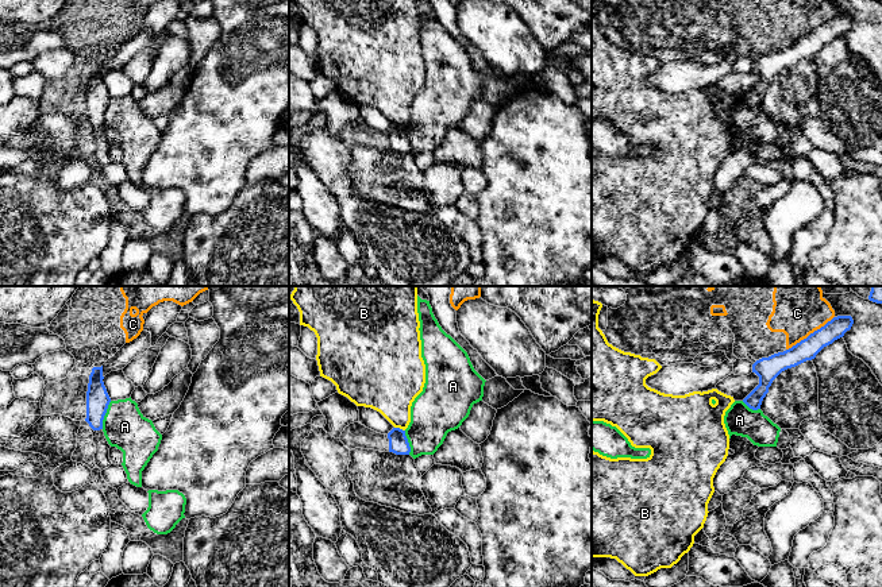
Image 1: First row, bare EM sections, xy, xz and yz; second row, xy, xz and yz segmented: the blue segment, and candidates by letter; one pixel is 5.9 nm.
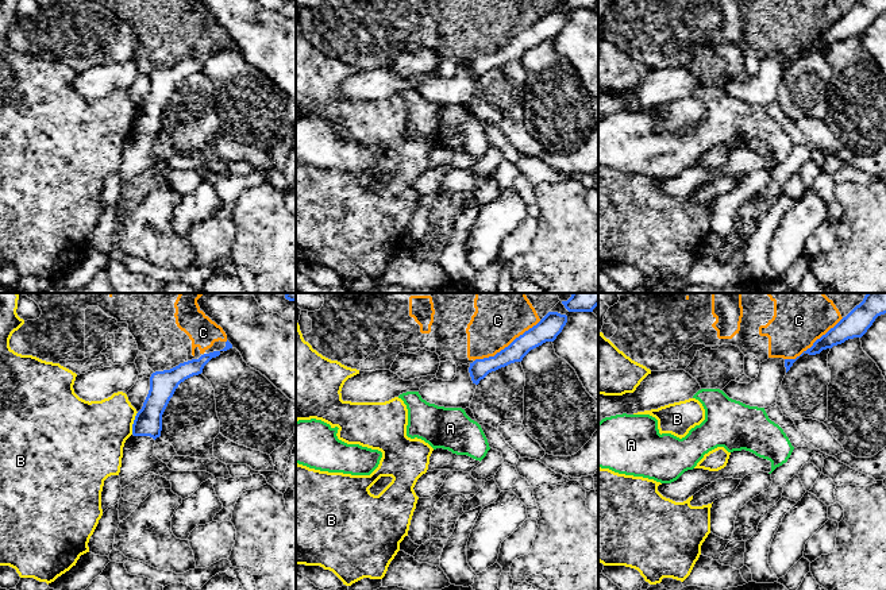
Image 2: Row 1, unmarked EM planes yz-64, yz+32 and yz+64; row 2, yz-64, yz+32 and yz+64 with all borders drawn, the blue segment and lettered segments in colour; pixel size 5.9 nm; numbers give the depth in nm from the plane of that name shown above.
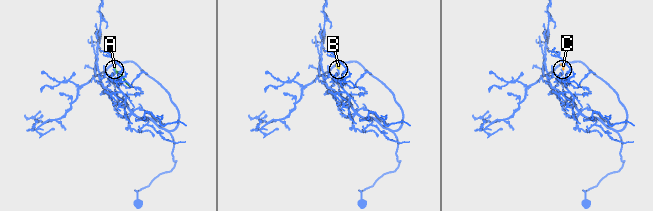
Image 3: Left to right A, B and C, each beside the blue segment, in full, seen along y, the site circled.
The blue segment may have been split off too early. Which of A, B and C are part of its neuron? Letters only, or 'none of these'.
none of these

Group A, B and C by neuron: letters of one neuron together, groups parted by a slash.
A / B / C

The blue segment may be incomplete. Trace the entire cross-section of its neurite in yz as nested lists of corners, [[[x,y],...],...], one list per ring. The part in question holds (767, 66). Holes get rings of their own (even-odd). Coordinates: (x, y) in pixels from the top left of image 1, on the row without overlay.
[[[837,13],[824,24],[810,31],[792,46],[762,55],[752,62],[752,70],[759,74],[759,82],[743,97],[752,108],[760,107],[762,99],[769,90],[773,78],[785,67],[796,65],[816,53],[835,38],[844,34],[851,27],[854,18],[851,13]]]

